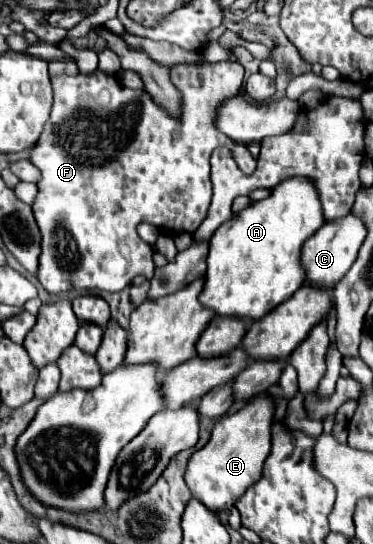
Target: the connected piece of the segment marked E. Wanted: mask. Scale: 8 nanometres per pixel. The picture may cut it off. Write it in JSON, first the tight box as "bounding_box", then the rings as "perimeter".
{"bounding_box":[184,394,274,512],"perimeter":[[[268,394],[254,396],[236,414],[226,414],[216,422],[208,444],[198,450],[186,464],[184,482],[192,496],[210,512],[230,510],[248,486],[260,480],[262,464],[270,454],[270,424],[274,420],[274,404]]]}

